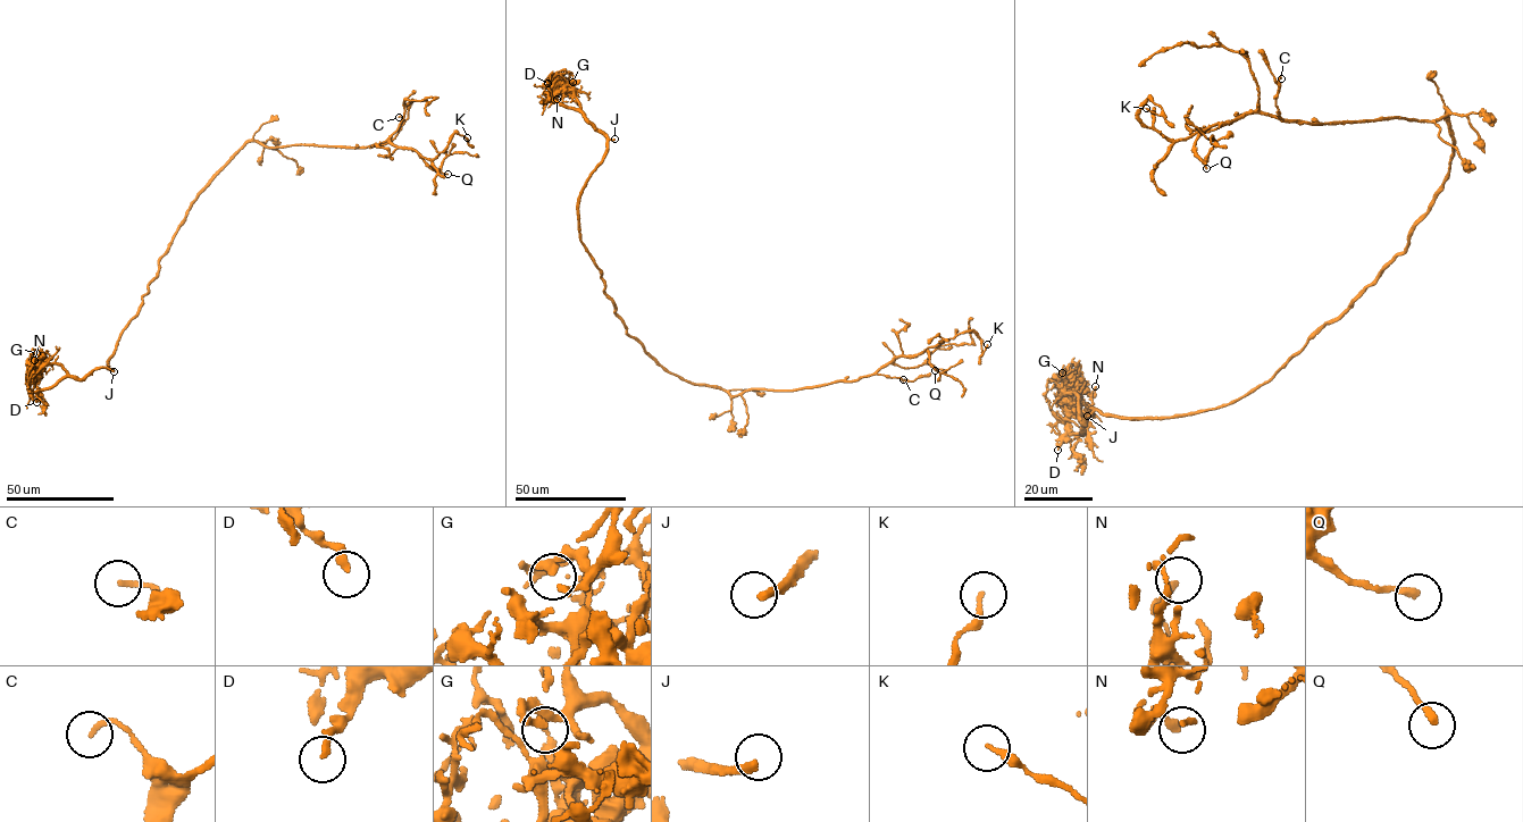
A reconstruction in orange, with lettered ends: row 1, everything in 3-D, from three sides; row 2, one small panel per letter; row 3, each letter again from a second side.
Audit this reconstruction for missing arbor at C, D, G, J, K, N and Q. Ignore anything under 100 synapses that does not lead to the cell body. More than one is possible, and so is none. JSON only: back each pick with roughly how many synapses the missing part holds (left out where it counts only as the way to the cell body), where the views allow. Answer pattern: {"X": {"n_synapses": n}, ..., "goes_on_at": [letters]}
{"goes_on_at": ["J"]}

